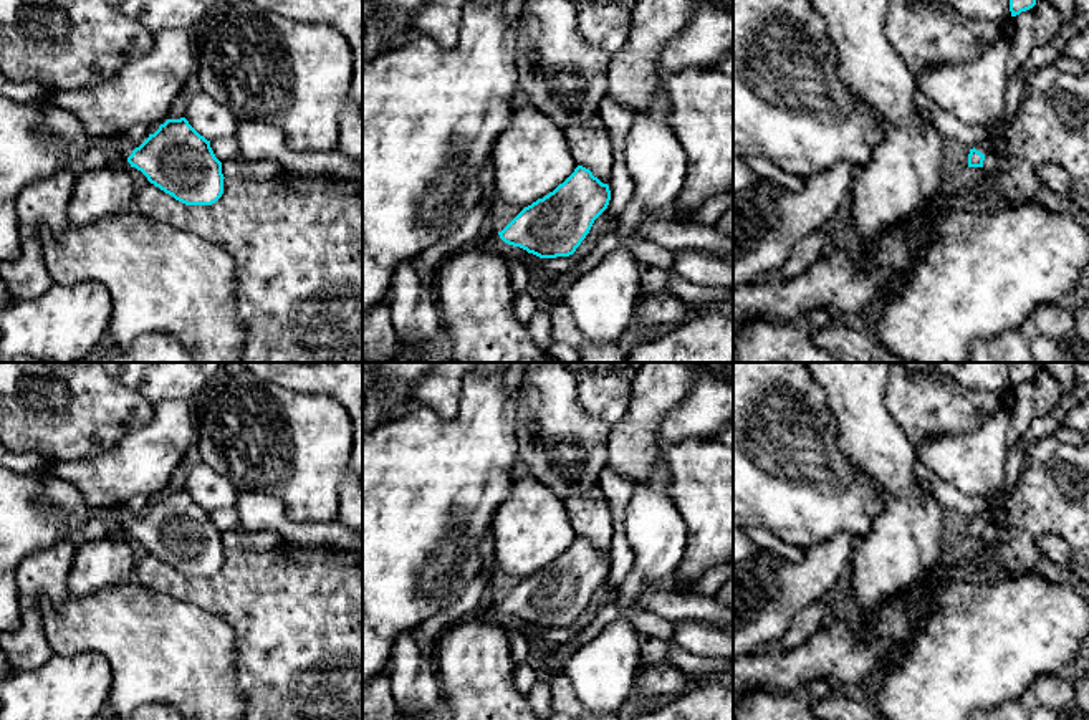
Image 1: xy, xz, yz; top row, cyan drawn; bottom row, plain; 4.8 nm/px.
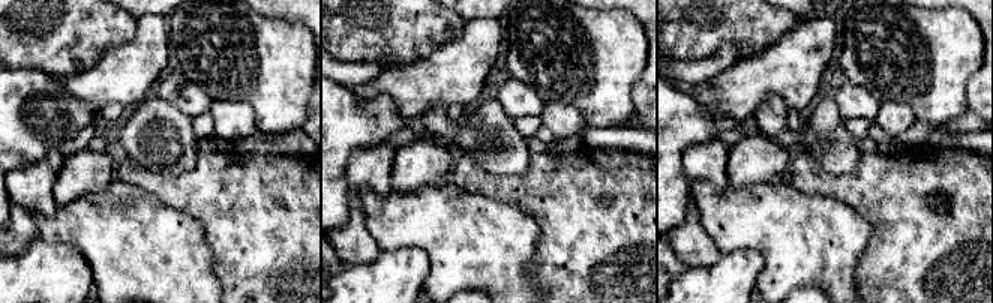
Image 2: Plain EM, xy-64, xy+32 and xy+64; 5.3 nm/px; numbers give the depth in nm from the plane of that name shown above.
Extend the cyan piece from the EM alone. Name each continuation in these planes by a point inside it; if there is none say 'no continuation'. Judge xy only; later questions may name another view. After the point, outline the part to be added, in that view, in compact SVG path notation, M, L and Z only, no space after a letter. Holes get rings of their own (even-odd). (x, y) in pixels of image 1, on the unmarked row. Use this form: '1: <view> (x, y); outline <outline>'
1: xy (121, 515); outline M122 505L113 508L113 516L118 521L119 528L127 530L136 520Z

